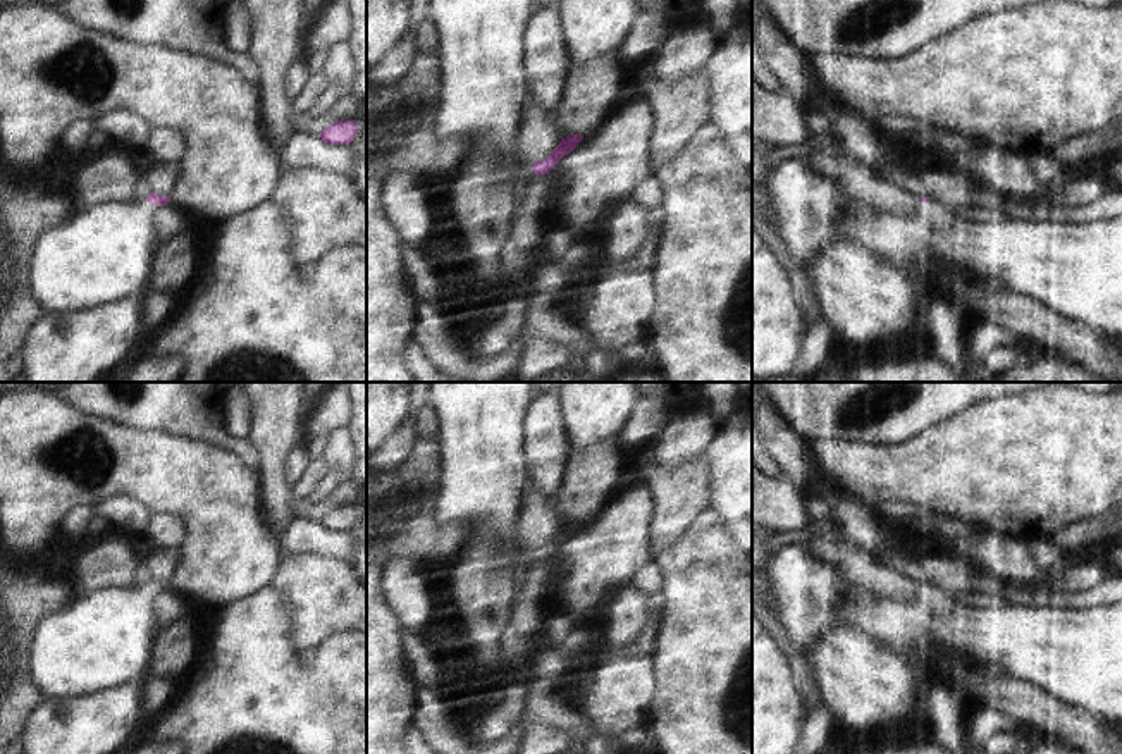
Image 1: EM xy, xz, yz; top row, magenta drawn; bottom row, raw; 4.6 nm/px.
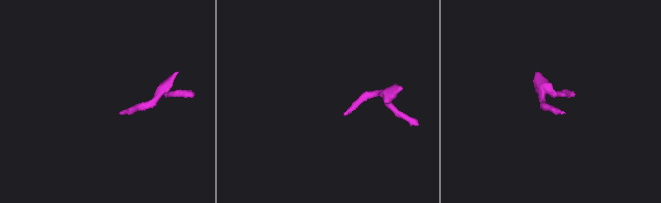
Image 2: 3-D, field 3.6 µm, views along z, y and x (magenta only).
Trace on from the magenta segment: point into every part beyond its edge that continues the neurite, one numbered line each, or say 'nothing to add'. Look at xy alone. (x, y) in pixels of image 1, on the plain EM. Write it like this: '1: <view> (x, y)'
1: xy (98, 642)

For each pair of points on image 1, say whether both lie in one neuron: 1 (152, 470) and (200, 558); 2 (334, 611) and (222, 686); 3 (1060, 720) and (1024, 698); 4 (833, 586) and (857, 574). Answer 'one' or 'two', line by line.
1: one
2: two
3: one
4: two

